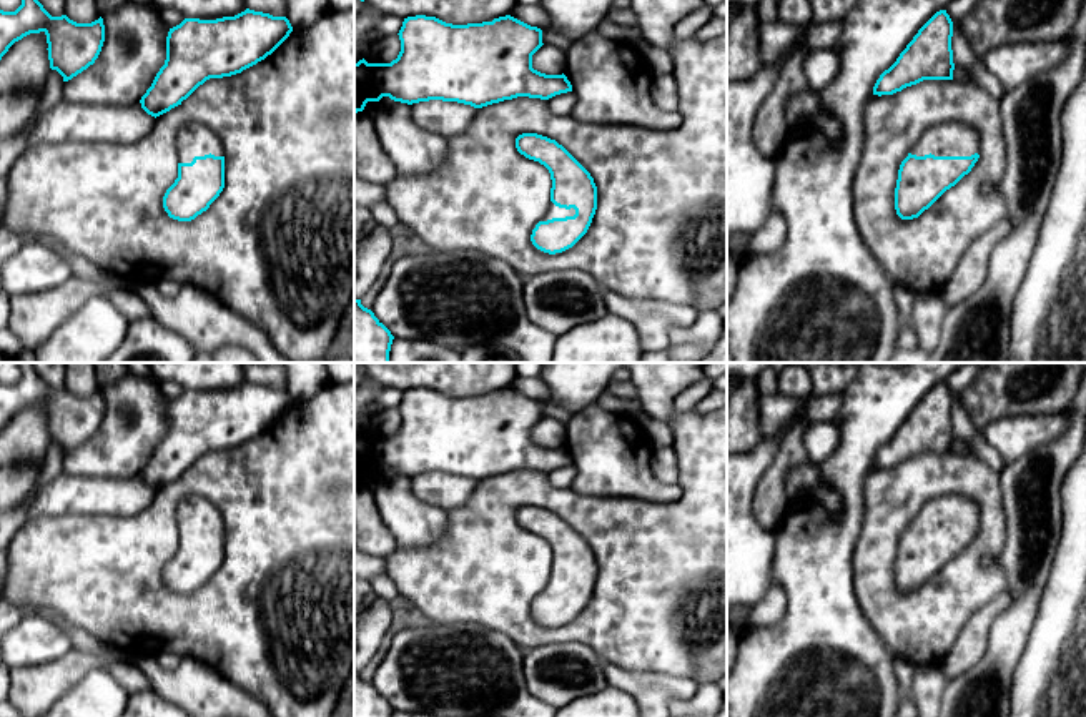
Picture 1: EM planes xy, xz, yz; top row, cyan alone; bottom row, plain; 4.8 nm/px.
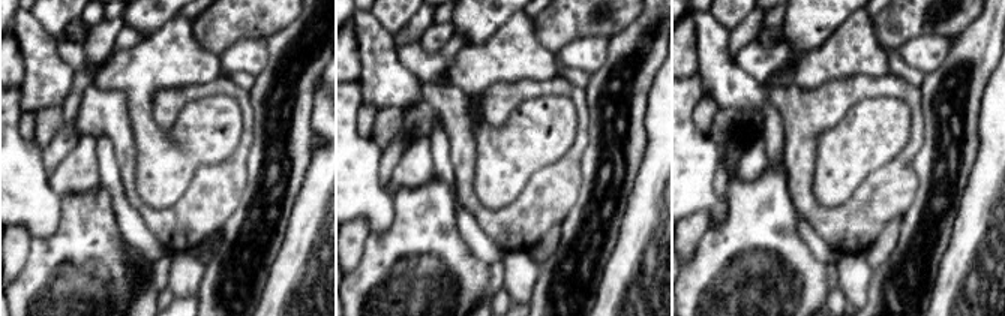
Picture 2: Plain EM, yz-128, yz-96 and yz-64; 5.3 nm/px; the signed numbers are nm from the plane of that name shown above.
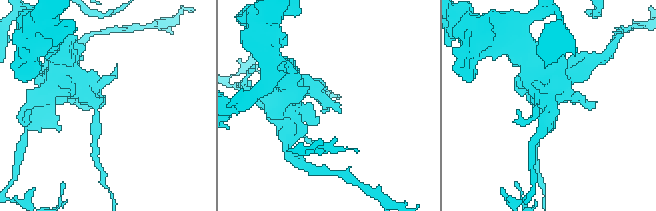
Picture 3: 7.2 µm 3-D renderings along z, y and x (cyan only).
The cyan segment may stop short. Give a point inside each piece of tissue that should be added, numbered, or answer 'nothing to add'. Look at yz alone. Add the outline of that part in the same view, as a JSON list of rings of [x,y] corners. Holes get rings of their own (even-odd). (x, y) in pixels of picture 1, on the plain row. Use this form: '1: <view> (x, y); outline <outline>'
1: yz (958, 509); outline [[[955,491],[928,501],[920,514],[910,522],[911,527],[925,529],[971,529],[980,524],[980,507],[975,499]]]

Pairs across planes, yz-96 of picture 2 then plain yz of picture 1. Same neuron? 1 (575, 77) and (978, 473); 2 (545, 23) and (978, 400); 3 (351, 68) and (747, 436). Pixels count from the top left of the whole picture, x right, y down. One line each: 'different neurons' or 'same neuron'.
1: different neurons
2: same neuron
3: same neuron

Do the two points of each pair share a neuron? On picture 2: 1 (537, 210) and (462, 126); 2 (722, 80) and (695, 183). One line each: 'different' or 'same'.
1: same
2: different

